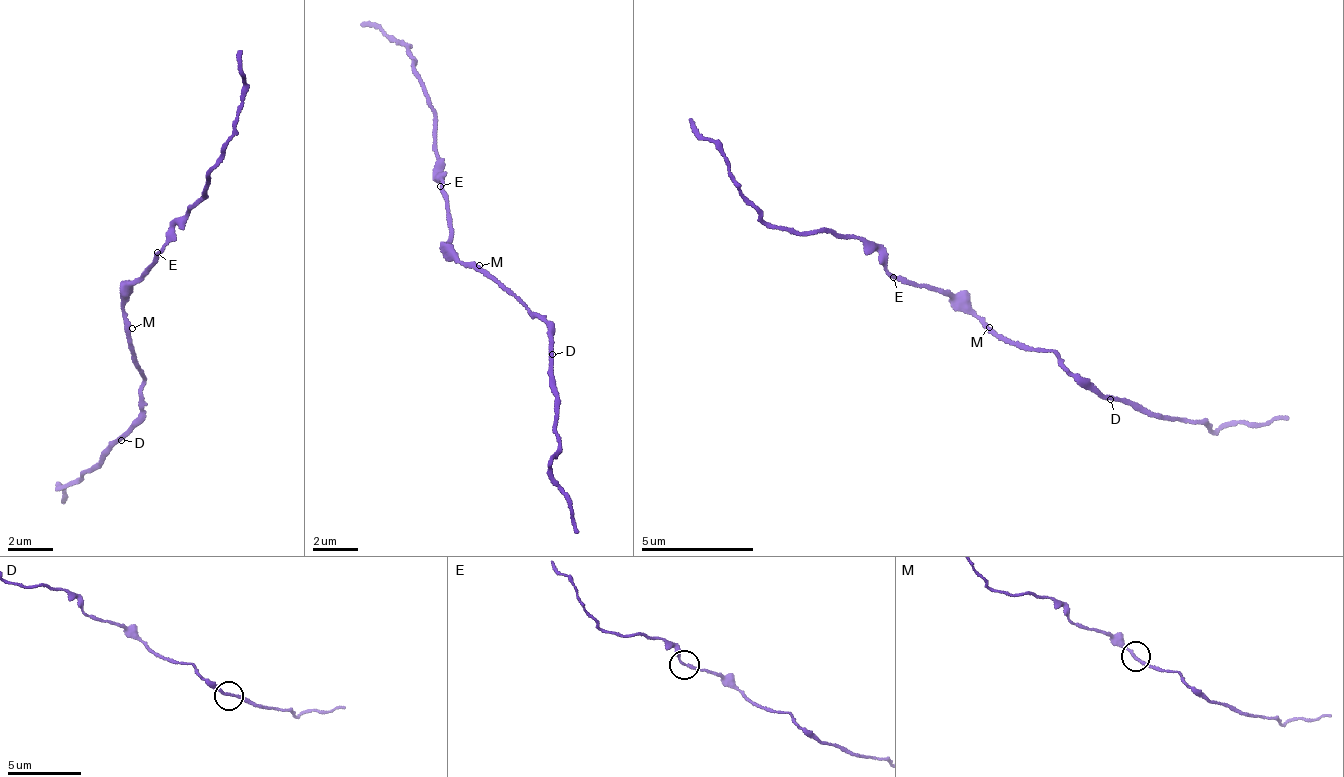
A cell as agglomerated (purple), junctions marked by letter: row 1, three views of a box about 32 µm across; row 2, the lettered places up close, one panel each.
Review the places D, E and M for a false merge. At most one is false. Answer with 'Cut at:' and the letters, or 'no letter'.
Cut at: no letter

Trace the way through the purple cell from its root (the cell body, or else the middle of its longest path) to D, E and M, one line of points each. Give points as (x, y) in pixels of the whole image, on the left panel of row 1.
D: (124, 304), (122, 306), (137, 354), (134, 355), (144, 382), (136, 403), (139, 411), (121, 440)
E: (124, 304), (132, 283), (157, 259), (155, 251)
M: (124, 304), (122, 306), (124, 314), (132, 328)

